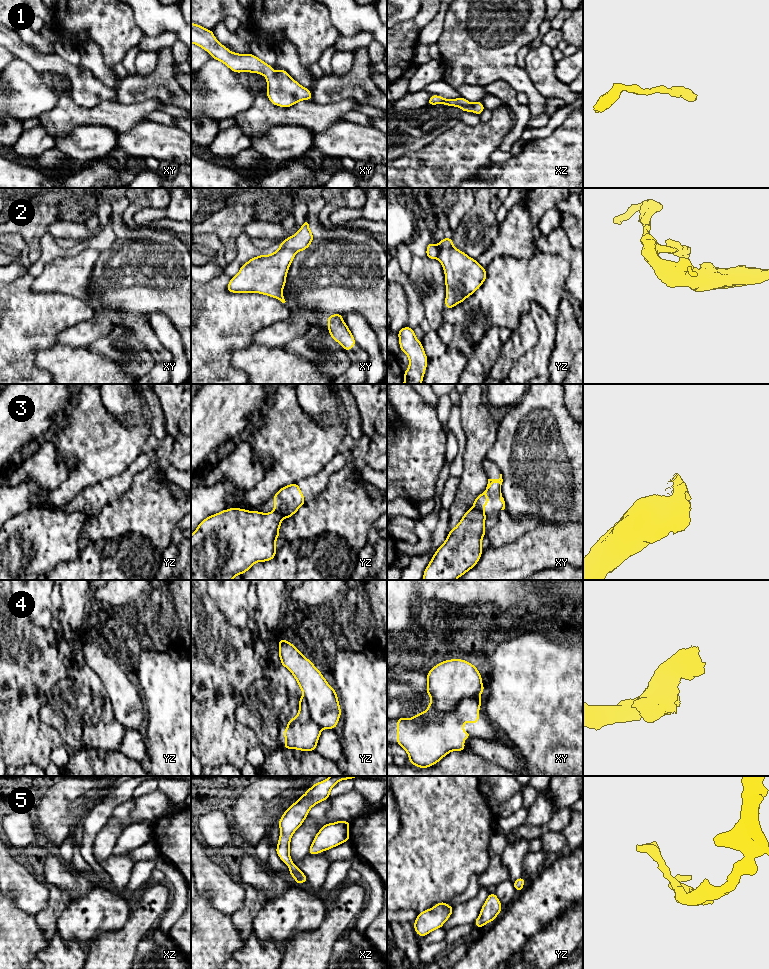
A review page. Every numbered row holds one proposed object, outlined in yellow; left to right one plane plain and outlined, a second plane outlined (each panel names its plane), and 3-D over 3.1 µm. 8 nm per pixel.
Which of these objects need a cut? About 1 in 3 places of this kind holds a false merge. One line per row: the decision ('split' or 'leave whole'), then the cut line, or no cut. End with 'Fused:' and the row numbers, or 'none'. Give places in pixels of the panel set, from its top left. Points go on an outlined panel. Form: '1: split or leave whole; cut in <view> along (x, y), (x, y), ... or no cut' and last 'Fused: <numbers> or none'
1: leave whole; no cut
2: leave whole; no cut
3: split; cut in xy along (473, 507), (480, 510), (485, 517)
4: split; cut in xy along (479, 694), (464, 698), (452, 711), (435, 716), (421, 713)
5: leave whole; no cut
Fused: 3, 4

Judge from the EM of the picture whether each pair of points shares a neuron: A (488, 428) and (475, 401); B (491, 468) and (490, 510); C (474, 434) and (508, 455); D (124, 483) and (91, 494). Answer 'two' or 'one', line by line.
A: one
B: one
C: two
D: one

